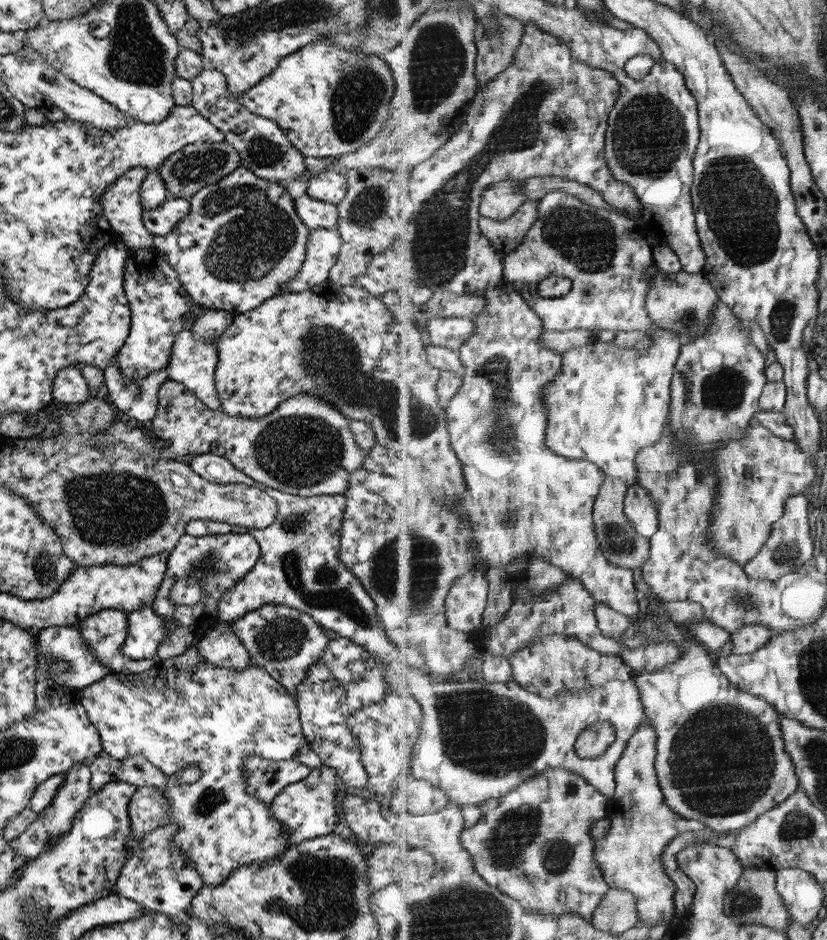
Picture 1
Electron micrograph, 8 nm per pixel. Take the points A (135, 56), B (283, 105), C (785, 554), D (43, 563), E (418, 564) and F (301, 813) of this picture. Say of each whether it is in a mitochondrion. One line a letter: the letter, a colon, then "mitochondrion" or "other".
A: mitochondrion
B: other
C: mitochondrion
D: mitochondrion
E: mitochondrion
F: other

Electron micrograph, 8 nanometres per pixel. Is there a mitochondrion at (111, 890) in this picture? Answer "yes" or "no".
no

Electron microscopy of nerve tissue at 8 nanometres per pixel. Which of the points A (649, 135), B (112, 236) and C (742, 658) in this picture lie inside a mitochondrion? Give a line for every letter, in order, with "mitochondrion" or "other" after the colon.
A: mitochondrion
B: other
C: other

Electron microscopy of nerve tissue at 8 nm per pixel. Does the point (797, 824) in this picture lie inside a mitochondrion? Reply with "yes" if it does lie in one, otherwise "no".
yes

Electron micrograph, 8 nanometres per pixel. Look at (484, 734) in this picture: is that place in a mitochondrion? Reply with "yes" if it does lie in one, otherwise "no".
yes

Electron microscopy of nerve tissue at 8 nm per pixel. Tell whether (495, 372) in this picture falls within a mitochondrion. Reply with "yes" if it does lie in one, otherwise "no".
yes

